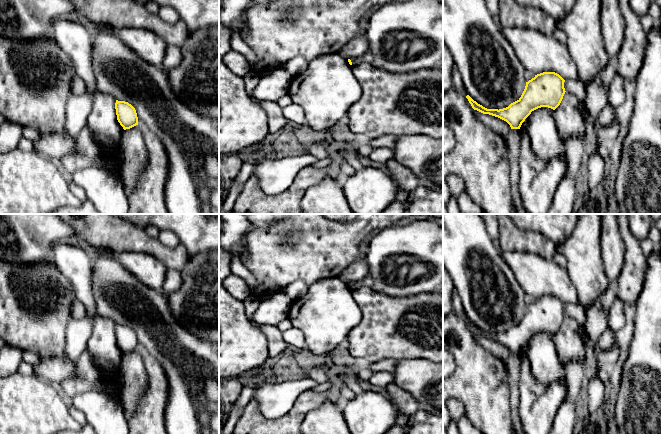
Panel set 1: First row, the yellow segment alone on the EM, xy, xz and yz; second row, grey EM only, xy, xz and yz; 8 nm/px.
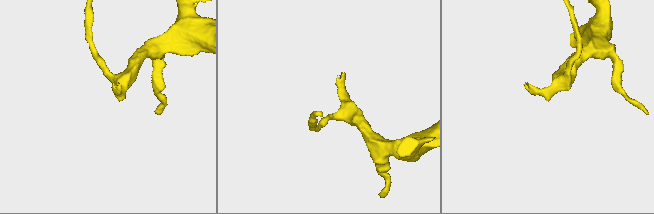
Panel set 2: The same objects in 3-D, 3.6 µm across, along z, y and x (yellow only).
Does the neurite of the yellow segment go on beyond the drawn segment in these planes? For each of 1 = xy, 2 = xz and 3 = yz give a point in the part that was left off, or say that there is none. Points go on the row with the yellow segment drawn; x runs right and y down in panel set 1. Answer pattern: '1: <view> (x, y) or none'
1: none
2: none
3: none

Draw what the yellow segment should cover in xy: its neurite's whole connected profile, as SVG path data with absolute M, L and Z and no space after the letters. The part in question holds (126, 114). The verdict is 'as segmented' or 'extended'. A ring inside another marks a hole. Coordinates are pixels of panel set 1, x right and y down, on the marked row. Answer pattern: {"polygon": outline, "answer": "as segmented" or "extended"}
{"polygon": "M116 100L115 103L117 120L124 130L138 125L138 117L135 108L125 101Z", "answer": "as segmented"}

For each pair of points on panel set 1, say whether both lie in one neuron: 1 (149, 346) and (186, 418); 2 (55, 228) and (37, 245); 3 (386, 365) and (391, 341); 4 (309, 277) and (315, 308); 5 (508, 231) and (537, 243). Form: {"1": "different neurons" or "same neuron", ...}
{"1": "same neuron", "2": "same neuron", "3": "different neurons", "4": "different neurons", "5": "same neuron"}

